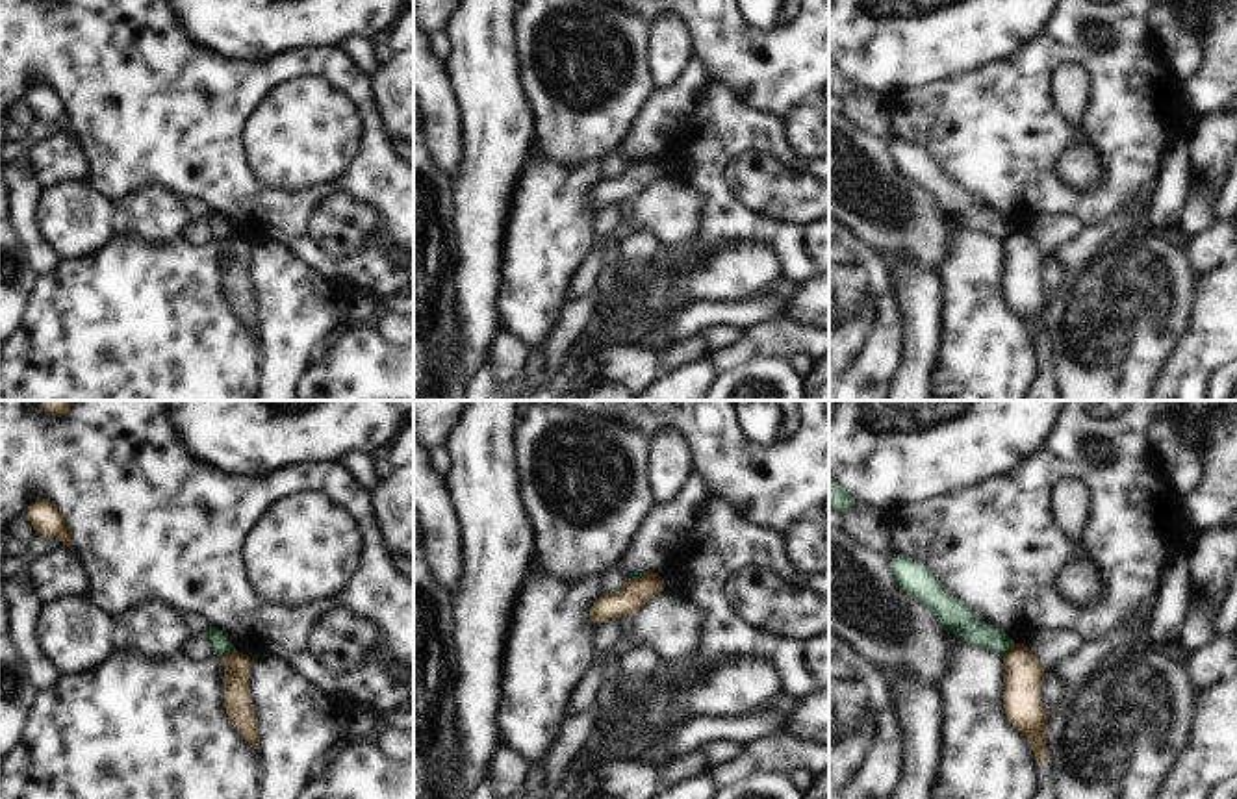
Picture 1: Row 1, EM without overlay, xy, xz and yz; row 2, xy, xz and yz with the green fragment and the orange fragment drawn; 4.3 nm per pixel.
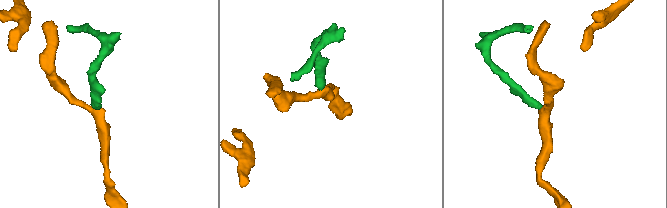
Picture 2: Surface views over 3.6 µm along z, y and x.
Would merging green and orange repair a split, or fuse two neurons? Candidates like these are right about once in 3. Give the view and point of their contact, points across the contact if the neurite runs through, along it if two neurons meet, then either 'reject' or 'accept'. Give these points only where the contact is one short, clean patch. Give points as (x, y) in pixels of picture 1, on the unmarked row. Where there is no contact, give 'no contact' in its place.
contact xy (227, 238); border xy (234, 232), (219, 243); reject

